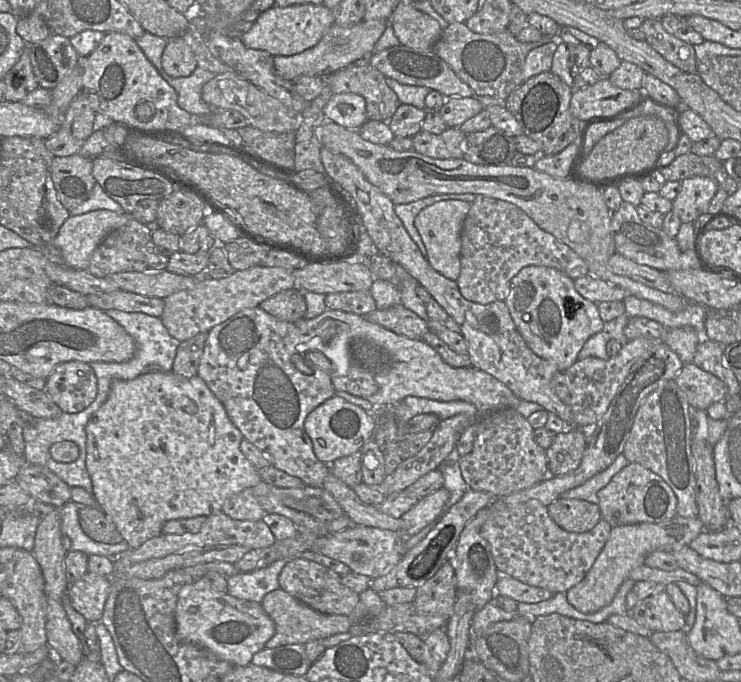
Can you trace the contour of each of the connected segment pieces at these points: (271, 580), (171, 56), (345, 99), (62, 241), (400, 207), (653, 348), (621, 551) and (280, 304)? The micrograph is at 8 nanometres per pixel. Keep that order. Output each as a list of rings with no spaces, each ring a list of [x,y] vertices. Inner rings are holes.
[[[292,558],[278,559],[266,567],[228,577],[226,593],[238,599],[260,603],[267,593],[279,589],[279,574]]]
[[[182,37],[168,40],[162,54],[162,67],[173,78],[188,77],[195,71],[196,57]]]
[[[333,94],[324,107],[326,119],[351,130],[358,130],[367,120],[366,101],[358,94]]]
[[[106,209],[70,215],[52,240],[61,254],[64,265],[79,270],[88,268],[90,258],[104,238],[125,225],[130,214]]]
[[[439,194],[439,195],[433,195],[428,196],[426,198],[417,200],[415,202],[411,202],[408,204],[395,204],[394,210],[396,215],[401,219],[403,222],[403,225],[413,241],[417,244],[419,250],[421,251],[422,255],[427,258],[427,252],[425,245],[423,243],[423,240],[416,229],[414,225],[415,217],[418,215],[418,213],[426,208],[427,206],[430,206],[438,201],[442,200],[457,200],[461,199],[462,201],[467,201],[469,203],[472,203],[477,194]]]
[[[652,342],[643,357],[631,367],[604,415],[589,430],[583,430],[587,432],[587,447],[579,466],[568,474],[547,476],[530,488],[498,497],[495,500],[506,505],[516,505],[529,500],[538,500],[548,507],[550,503],[559,499],[564,492],[582,485],[597,473],[605,470],[618,455],[623,455],[622,452],[629,437],[635,415],[647,396],[661,384],[674,379],[683,365],[684,363],[678,355],[664,342]]]
[[[674,516],[660,523],[613,525],[609,537],[586,576],[565,592],[567,601],[578,611],[591,614],[604,608],[615,597],[621,584],[637,567],[644,565],[646,556],[654,551],[676,551],[689,545],[704,526],[699,518]]]
[[[298,287],[284,290],[261,302],[259,307],[279,320],[295,323],[306,313],[304,292],[309,291]]]

